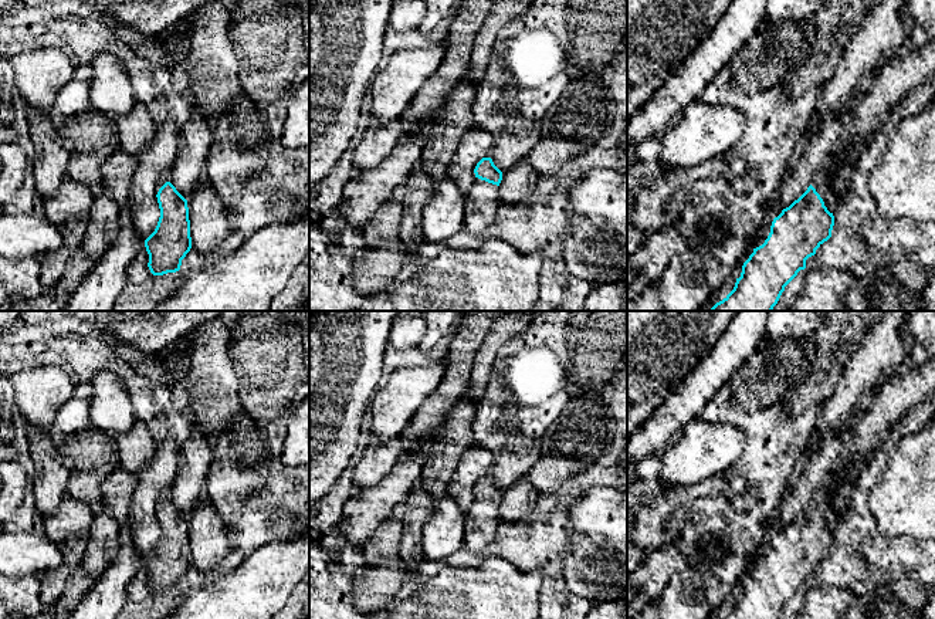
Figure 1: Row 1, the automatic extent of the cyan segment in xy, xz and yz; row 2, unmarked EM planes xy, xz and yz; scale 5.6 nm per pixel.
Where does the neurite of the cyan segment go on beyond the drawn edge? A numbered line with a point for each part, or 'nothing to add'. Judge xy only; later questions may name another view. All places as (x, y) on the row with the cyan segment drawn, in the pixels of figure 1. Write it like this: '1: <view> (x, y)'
nothing to add

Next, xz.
1: xz (483, 200)

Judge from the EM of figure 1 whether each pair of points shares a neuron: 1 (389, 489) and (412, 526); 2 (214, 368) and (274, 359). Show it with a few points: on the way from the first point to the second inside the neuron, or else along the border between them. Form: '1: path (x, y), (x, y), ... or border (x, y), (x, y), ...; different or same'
1: border (417, 481), (403, 501); different
2: border (283, 352), (281, 379), (270, 389); different

